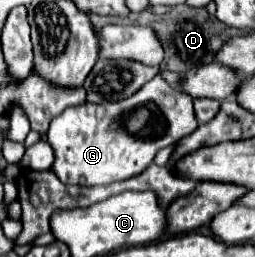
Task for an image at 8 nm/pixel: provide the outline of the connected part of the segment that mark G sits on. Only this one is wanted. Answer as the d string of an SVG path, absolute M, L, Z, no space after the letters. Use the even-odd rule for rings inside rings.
M160 76L152 78L134 96L106 102L70 106L50 122L48 144L54 150L54 164L50 170L64 182L76 186L106 186L118 180L138 176L158 150L182 140L198 128L192 98L170 88ZM162 96L174 96L174 106L166 108Z

